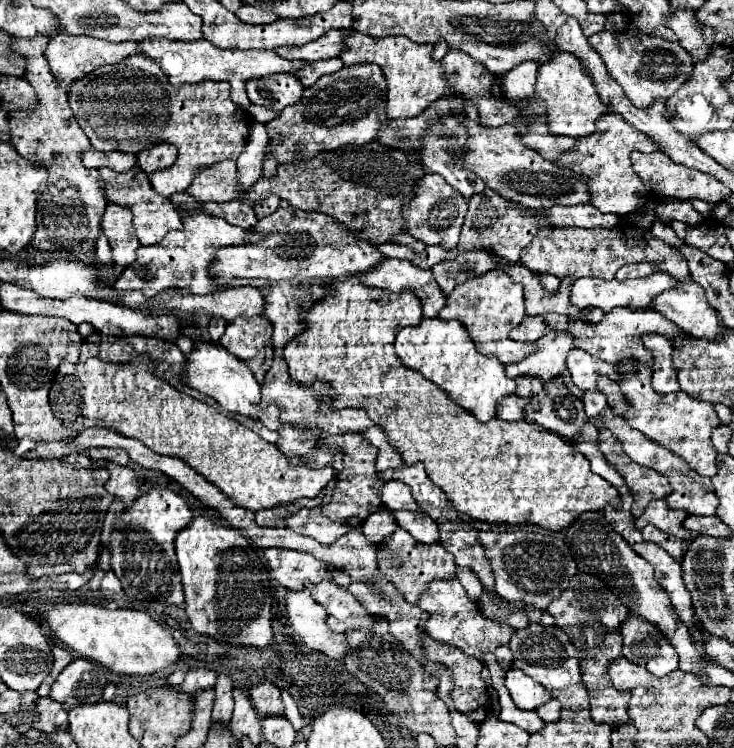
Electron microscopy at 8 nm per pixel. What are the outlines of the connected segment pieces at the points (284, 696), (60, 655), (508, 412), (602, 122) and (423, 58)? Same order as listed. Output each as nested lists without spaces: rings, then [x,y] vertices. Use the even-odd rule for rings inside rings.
[[[281,690],[281,700],[284,703],[285,715],[289,718],[296,732],[300,732],[305,727],[304,719],[302,718],[299,708],[287,690]]]
[[[53,646],[53,650],[51,650],[51,654],[53,654],[53,668],[51,668],[51,676],[53,678],[57,678],[59,676],[59,672],[73,660],[73,656],[69,654],[69,650],[65,650],[65,648],[61,648],[61,646]]]
[[[511,394],[511,396],[507,396],[507,398],[497,406],[497,416],[499,416],[501,420],[509,420],[509,422],[523,420],[523,418],[525,418],[523,406],[525,406],[525,400],[519,398],[519,396],[515,396],[515,394]]]
[[[607,112],[597,120],[595,134],[583,140],[579,138],[577,146],[555,162],[589,178],[589,192],[593,194],[593,206],[597,210],[625,216],[629,214],[629,210],[637,210],[643,202],[647,202],[647,190],[631,165],[630,154],[633,150],[657,152],[659,146],[647,134],[635,130],[635,126],[629,124],[625,118],[621,118],[621,114]]]
[[[355,32],[349,36],[349,50],[345,50],[345,54],[341,54],[341,60],[345,66],[371,62],[383,70],[385,80],[389,84],[389,94],[387,94],[389,118],[415,118],[431,102],[439,100],[443,94],[459,98],[459,94],[451,88],[449,76],[443,72],[441,62],[433,60],[433,46],[411,42],[405,36],[369,38],[365,34]]]

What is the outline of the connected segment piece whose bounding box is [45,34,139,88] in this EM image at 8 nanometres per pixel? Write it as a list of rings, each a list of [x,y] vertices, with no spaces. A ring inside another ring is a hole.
[[[59,34],[57,38],[53,38],[53,42],[49,42],[47,50],[45,50],[45,58],[53,70],[53,74],[57,74],[57,82],[61,82],[61,86],[69,88],[69,82],[75,82],[77,78],[105,66],[105,64],[115,64],[121,62],[133,54],[139,52],[139,44],[125,40],[125,42],[107,42],[101,38],[93,38],[93,36],[67,36],[67,34]]]

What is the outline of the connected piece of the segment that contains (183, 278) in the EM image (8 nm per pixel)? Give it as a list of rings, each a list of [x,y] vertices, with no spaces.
[[[187,190],[185,192],[175,192],[171,196],[171,202],[181,208],[185,206],[185,212],[181,212],[181,230],[169,230],[169,234],[159,242],[151,246],[141,246],[137,250],[137,260],[125,268],[125,272],[117,278],[117,290],[141,290],[147,298],[153,298],[161,294],[161,290],[169,286],[177,288],[189,288],[191,294],[211,294],[219,290],[217,280],[209,272],[211,262],[215,260],[215,254],[219,248],[225,246],[235,246],[235,244],[245,244],[245,242],[257,242],[261,238],[267,238],[269,234],[233,226],[225,222],[223,218],[217,218],[213,214],[207,214],[201,206],[203,202],[195,200]]]

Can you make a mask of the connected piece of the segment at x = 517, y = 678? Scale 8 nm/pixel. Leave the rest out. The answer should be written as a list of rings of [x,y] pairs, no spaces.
[[[509,668],[505,676],[505,686],[515,702],[517,708],[521,710],[535,710],[537,706],[545,704],[551,700],[551,692],[537,684],[533,678],[523,674],[519,668]]]

